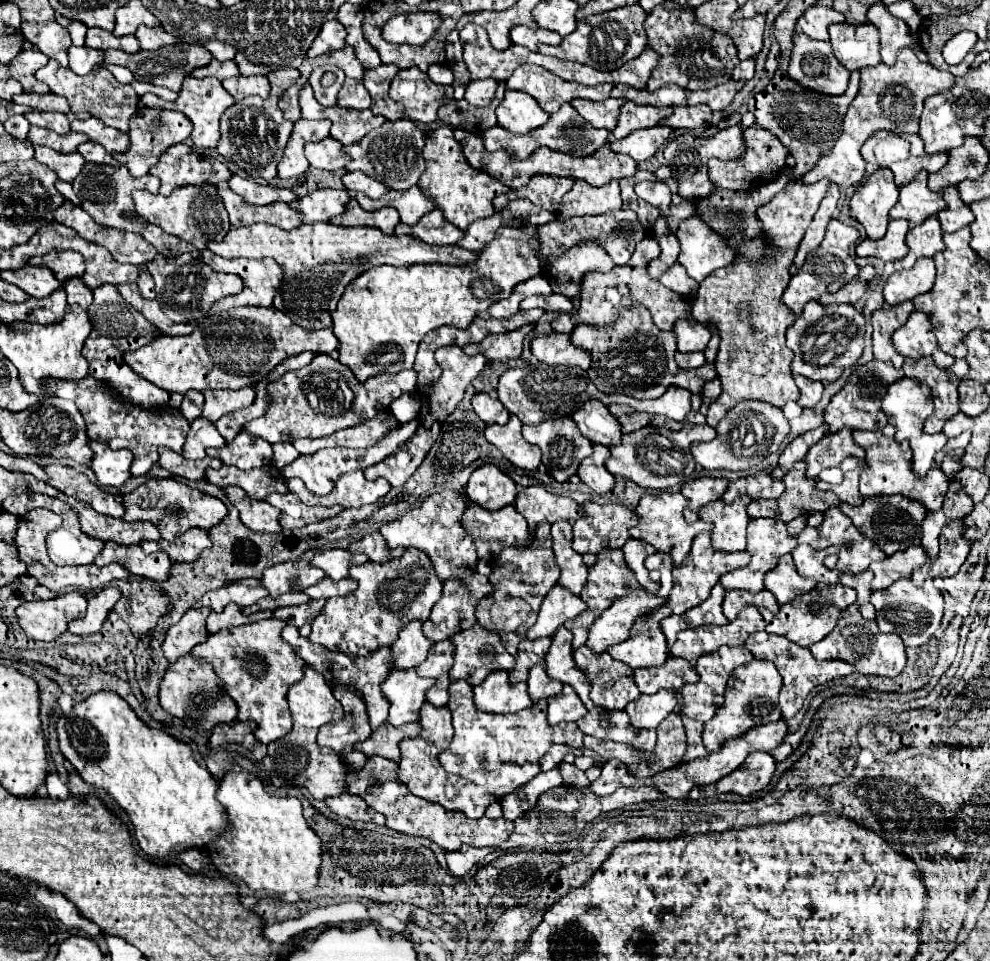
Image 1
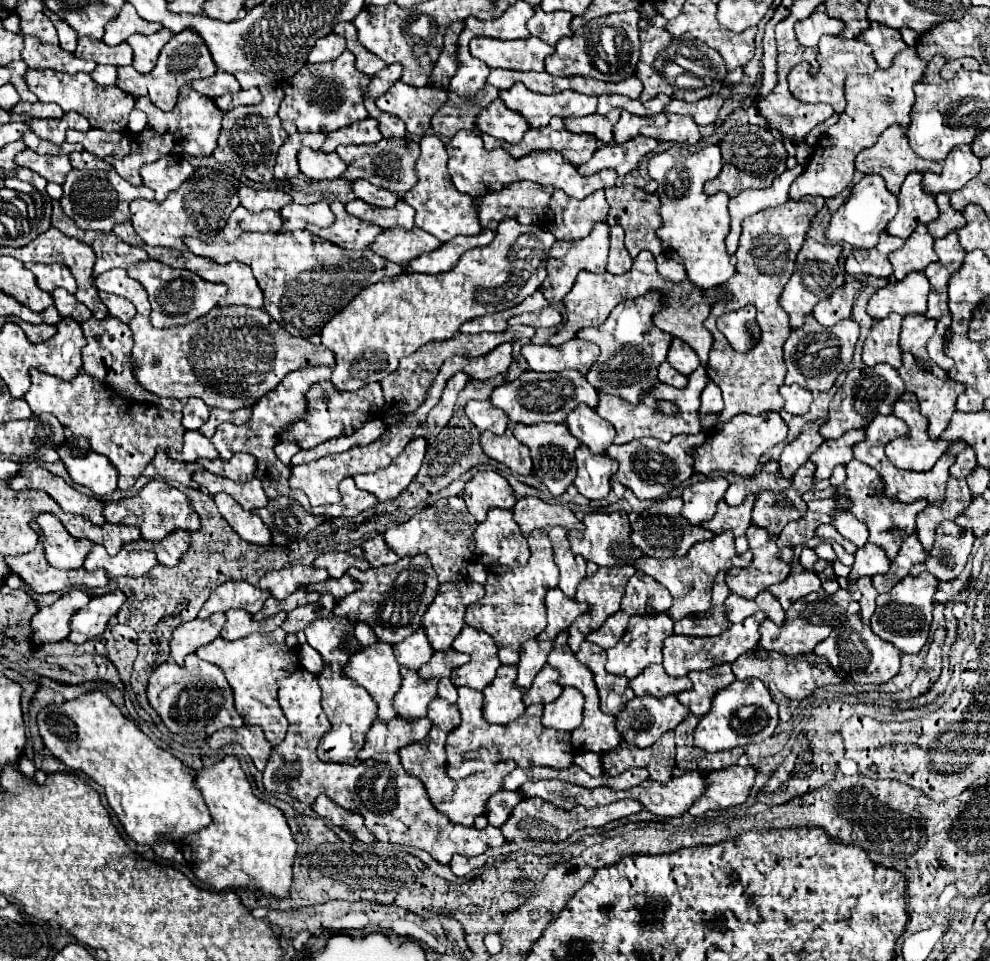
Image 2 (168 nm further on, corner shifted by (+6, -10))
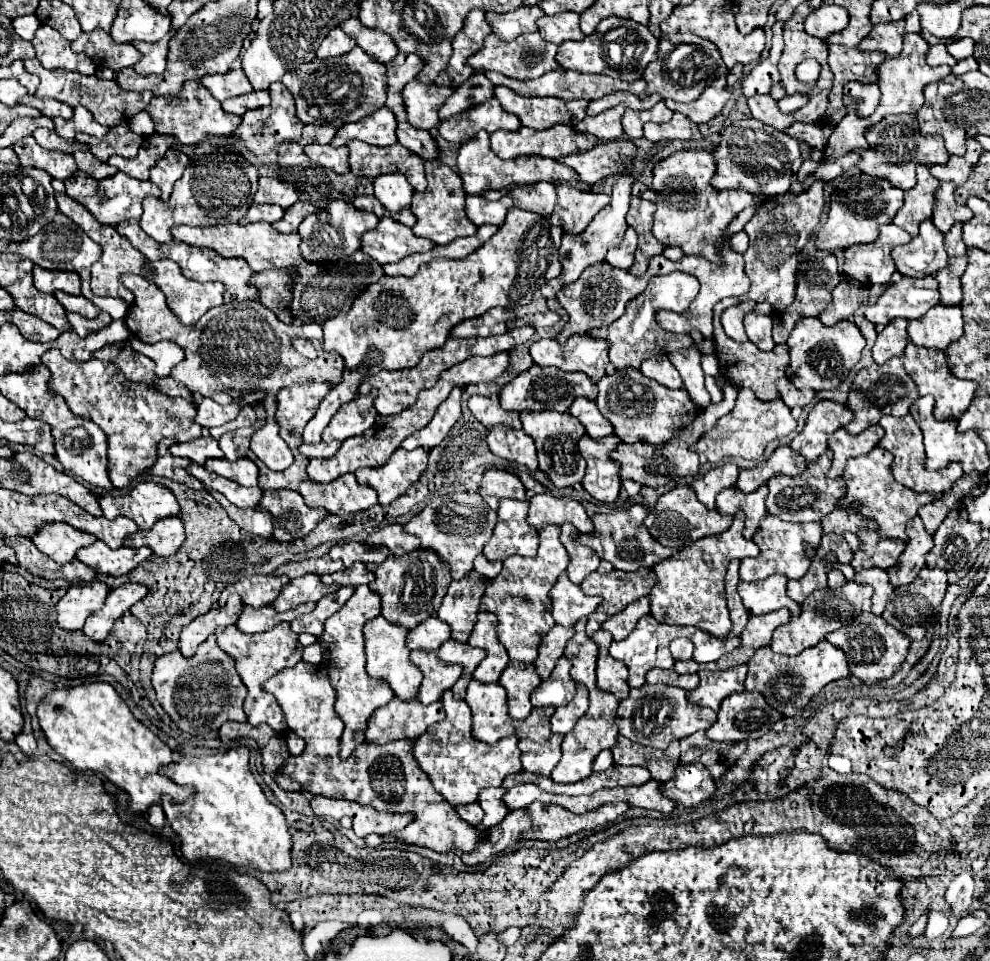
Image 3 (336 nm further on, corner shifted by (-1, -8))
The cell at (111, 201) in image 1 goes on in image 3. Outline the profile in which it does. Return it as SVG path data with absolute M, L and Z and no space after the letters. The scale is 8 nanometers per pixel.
M73 173L73 177L65 179L65 193L69 197L73 197L75 201L79 201L81 205L85 205L85 209L89 209L89 213L93 213L93 217L97 221L101 221L103 225L117 225L125 219L139 219L141 217L141 203L145 199L145 195L155 195L159 197L159 187L153 185L151 181L137 181L133 177L127 177L125 173L117 173L111 179L103 179L103 181L95 181L91 177L87 177L87 173Z

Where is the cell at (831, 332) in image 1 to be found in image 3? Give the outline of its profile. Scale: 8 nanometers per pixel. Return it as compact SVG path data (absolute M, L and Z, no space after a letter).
M815 317L815 319L797 321L787 343L789 343L787 377L799 389L809 387L813 391L823 391L823 389L835 389L847 379L849 371L855 367L855 363L861 357L861 351L865 347L865 337L851 321L841 321L833 327L825 327Z

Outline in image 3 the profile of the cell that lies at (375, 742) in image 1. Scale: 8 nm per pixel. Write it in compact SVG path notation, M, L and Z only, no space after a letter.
M393 697L389 705L383 705L381 709L373 711L365 737L367 741L379 745L405 737L415 739L443 717L445 711L441 701L435 701L433 705L421 705L417 697L413 697L413 701L397 701Z

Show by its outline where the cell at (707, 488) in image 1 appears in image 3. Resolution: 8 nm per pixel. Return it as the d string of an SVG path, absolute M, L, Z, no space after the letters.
M725 463L721 467L713 467L709 469L703 477L695 479L691 483L693 491L697 493L697 499L707 507L707 509L715 509L715 495L725 489L731 487L737 481L737 473L739 467L733 463Z

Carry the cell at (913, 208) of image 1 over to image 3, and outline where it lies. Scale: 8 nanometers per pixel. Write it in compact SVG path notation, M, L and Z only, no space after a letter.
M917 167L917 185L909 191L905 191L905 203L897 211L893 223L897 227L903 227L911 237L917 237L919 223L925 219L931 219L933 203L935 203L935 189L939 187L939 181L931 177L927 167Z

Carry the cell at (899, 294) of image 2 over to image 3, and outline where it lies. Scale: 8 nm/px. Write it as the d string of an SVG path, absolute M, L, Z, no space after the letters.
M901 277L883 291L875 305L865 307L865 317L873 325L887 325L895 317L911 321L923 317L935 305L939 305L935 277Z

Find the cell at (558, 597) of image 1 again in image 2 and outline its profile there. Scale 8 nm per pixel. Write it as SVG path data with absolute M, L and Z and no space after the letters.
M550 589L546 595L546 609L548 609L548 625L546 629L536 637L544 641L554 641L554 637L562 631L566 631L582 613L586 613L586 603L576 603L562 595L562 591Z

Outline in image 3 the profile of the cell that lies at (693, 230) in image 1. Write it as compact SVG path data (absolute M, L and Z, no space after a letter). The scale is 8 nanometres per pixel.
M675 151L667 159L659 161L653 169L653 189L657 191L657 199L655 199L657 211L653 217L653 235L665 245L681 247L687 255L699 253L699 255L707 257L709 261L719 261L715 251L725 237L723 229L729 225L729 221L739 211L743 211L745 207L755 203L755 195L742 189L715 191L709 183L713 175L715 175L715 161L709 151Z

